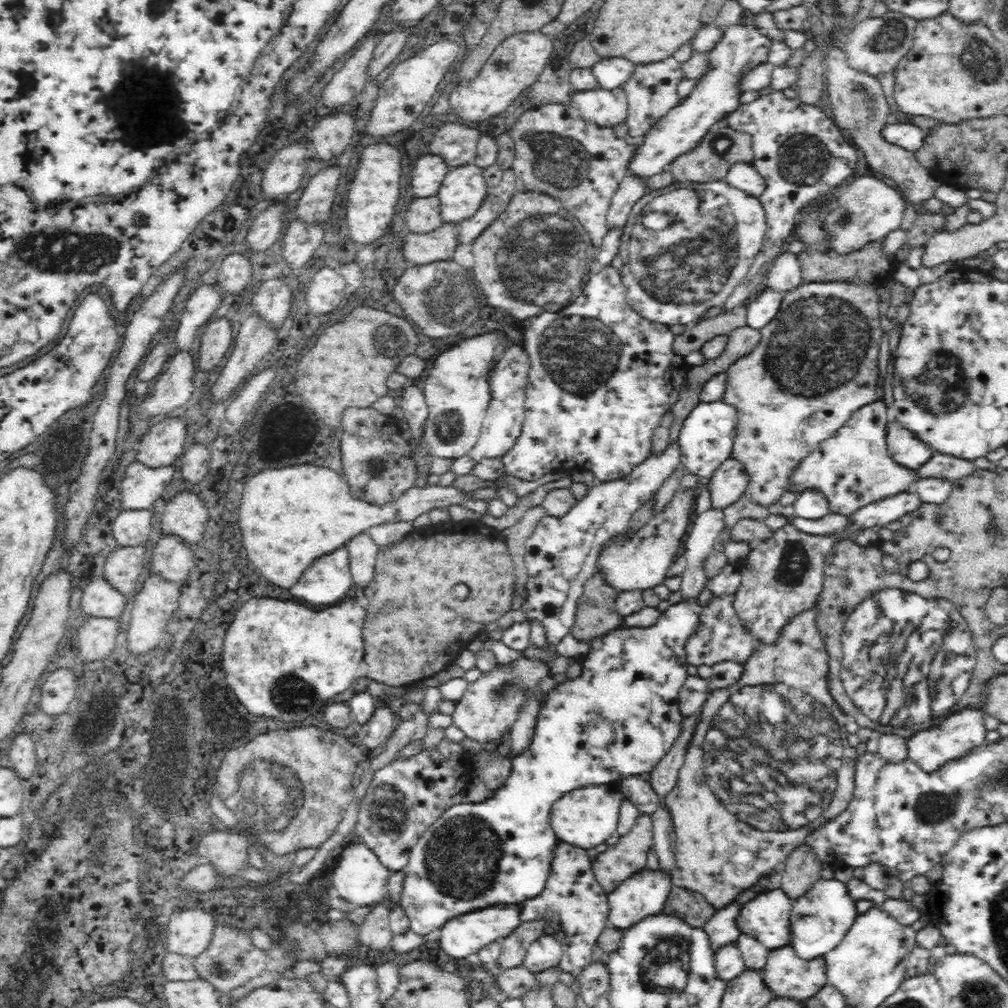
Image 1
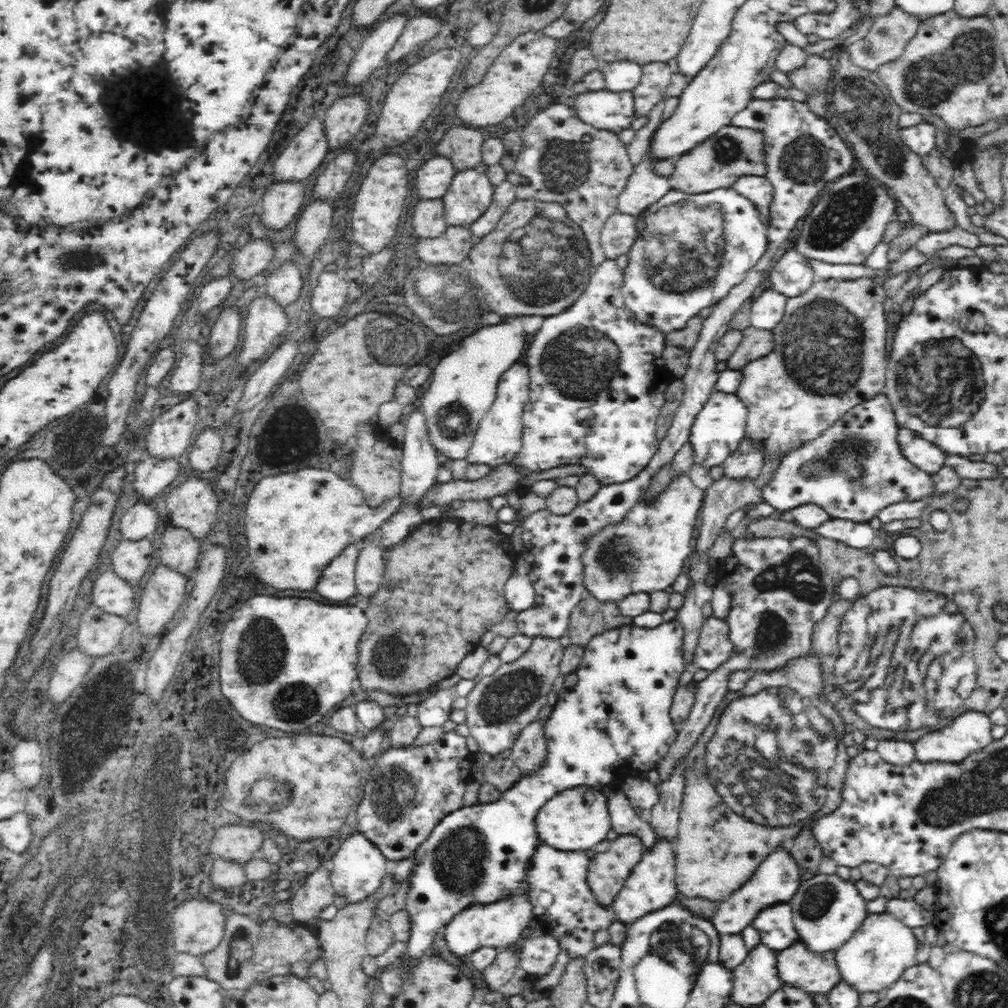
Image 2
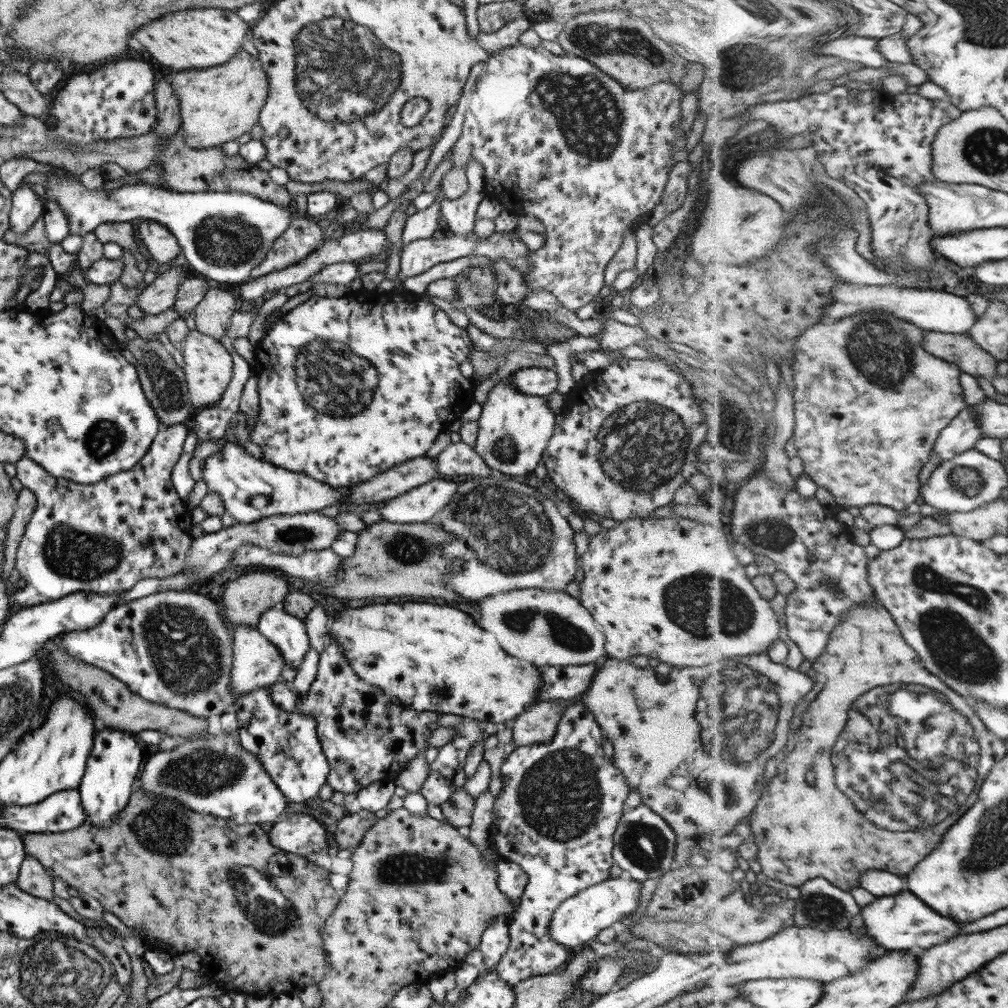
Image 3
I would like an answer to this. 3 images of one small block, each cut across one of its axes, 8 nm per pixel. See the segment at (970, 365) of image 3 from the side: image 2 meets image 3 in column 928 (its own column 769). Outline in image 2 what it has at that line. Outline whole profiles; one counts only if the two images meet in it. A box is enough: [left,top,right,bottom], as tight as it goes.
[725,325,772,371]

